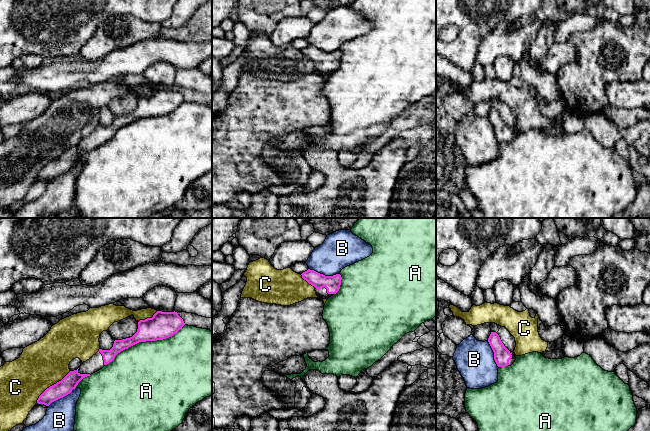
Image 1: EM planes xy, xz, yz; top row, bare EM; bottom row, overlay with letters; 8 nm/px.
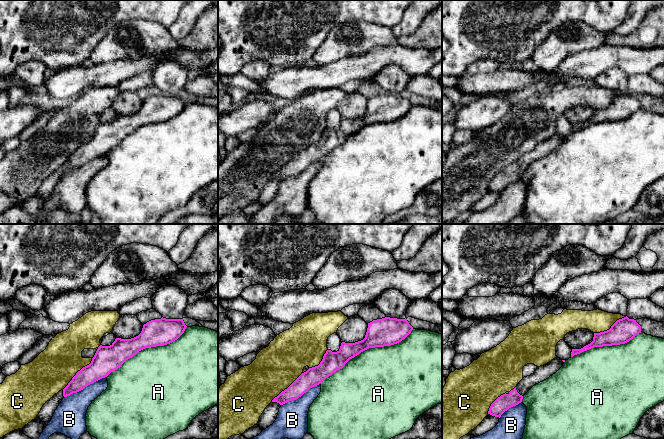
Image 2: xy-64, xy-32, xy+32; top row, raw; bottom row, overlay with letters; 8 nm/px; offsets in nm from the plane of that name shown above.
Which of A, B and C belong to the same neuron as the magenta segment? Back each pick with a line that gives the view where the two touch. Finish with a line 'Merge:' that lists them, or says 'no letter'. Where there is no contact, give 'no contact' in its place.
Merge: no letter

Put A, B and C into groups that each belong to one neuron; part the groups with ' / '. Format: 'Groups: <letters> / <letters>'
Groups: A / B / C

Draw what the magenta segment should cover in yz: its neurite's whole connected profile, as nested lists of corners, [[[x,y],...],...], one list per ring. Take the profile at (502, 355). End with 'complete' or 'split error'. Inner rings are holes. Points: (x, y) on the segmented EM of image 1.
[[[491,332],[488,342],[494,352],[494,360],[498,367],[511,366],[515,360],[516,355],[510,352],[502,343],[499,335],[496,332]]]; split error

